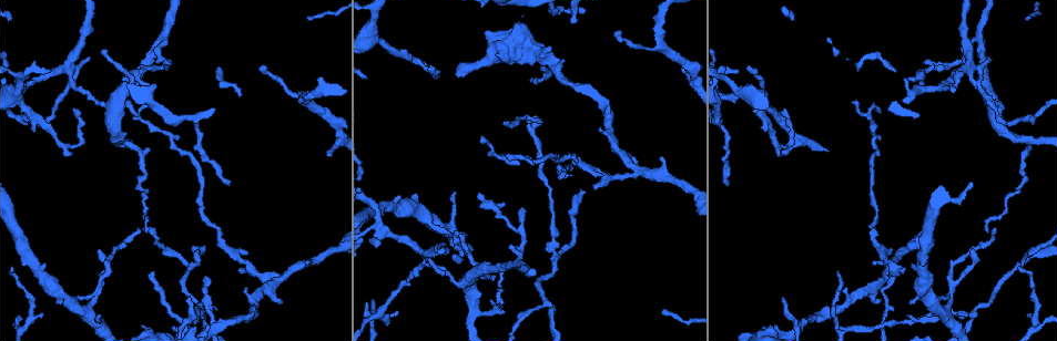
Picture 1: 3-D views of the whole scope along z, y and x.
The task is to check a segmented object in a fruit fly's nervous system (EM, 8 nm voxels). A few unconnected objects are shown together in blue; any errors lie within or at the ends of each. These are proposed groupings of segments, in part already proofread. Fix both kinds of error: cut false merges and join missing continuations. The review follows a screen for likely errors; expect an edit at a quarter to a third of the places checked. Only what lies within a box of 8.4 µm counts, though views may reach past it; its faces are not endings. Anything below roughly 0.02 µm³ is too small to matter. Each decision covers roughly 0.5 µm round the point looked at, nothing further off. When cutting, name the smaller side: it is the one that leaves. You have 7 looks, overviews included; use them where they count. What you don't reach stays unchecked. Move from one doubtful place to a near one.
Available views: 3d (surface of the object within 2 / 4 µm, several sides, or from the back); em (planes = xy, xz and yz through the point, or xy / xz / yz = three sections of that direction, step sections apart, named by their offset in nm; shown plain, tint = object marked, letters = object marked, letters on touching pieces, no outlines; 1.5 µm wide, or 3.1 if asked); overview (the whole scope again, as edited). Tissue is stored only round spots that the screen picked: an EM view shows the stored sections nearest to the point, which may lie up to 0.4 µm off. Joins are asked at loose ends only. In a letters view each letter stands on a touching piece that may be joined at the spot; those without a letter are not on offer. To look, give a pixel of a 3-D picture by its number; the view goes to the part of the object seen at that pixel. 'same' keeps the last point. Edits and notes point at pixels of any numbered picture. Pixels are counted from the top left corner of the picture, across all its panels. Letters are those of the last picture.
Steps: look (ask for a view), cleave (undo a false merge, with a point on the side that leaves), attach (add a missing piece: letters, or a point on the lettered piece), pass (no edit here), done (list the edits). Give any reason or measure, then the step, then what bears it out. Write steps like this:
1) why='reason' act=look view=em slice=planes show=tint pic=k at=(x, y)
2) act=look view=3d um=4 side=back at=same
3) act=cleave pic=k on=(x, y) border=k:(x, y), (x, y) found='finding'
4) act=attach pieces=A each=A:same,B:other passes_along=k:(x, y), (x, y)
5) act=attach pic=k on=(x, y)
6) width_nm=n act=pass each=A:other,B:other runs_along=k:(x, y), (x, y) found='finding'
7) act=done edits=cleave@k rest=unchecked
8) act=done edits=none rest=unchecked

why='side arm on a straight run' act=look view=em slice=planes show=letters pic=1 at=(552, 259)

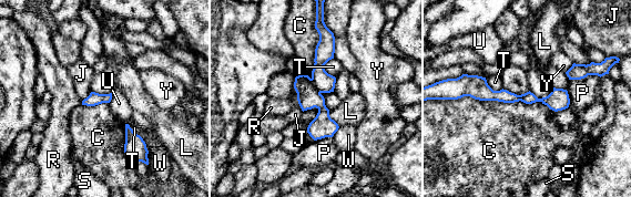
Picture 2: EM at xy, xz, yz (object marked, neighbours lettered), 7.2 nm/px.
width_nm=160 act=cleave pic=2 on=(325, 83) each=C:other,J:other,L:other,P:other,R:other,S:other,T:other,U:other,W:other,Y:other found='two neurons meet here'

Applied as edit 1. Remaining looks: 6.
why='arms part here' act=look view=em slice=xz step=4 show=tint pic=1 at=(468, 280)

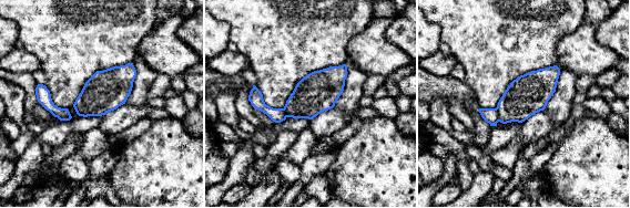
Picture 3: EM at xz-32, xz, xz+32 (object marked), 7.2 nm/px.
why='another direction' act=look view=em slice=planes show=tint at=same

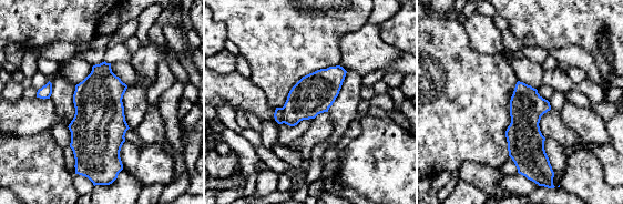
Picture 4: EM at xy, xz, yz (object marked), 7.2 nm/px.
why='see the neighbours' act=look view=em slice=planes show=letters at=same

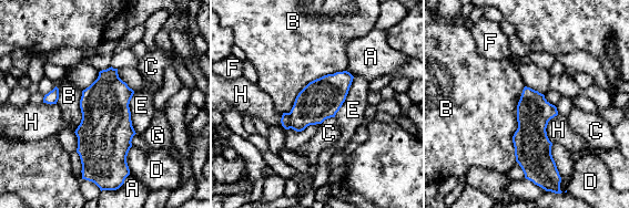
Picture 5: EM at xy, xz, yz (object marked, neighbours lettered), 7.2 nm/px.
act=cleave pic=5 on=(285, 120) each=A:other,B:other,C:other,D:other,E:other,F:other,G:other,H:other border=5:(288, 113), (291, 127) found='a second neuron is stuck on'

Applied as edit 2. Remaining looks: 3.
why='redraw' act=look view=overview

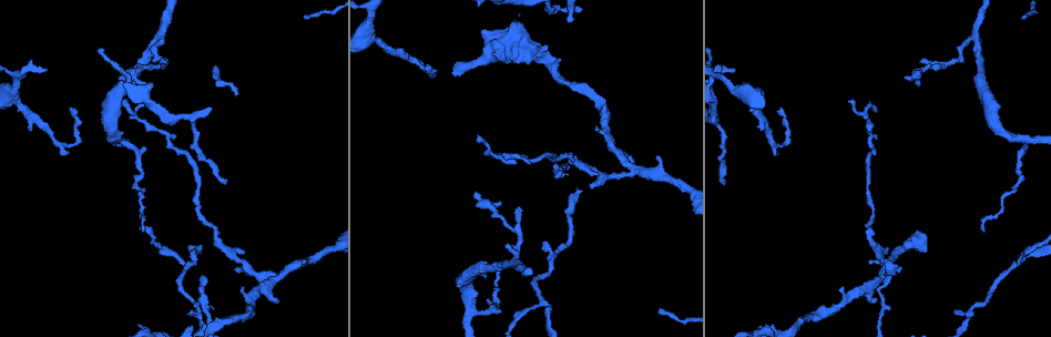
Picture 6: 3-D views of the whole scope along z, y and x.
why='sharp bend' act=look view=em slice=planes show=plain pic=6 at=(18, 79)

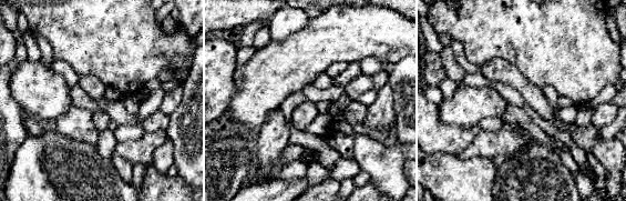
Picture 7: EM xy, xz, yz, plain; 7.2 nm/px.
act=look view=em slice=planes show=letters at=same

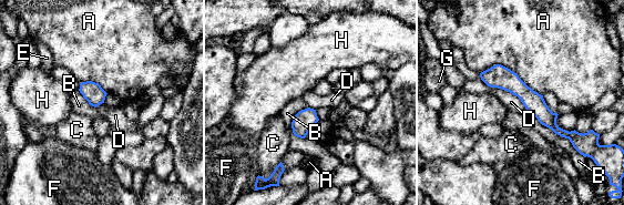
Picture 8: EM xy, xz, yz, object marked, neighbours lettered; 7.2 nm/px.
width_nm=150 act=pass each=A:other,B:other,C:other,D:other,E:other,F:other,G:other,H:other border=8:(480, 72), (502, 64), (542, 95) found='all the same neuron'

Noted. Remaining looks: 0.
act=done edits=cleave@2,cleave@5 rest=unchecked

